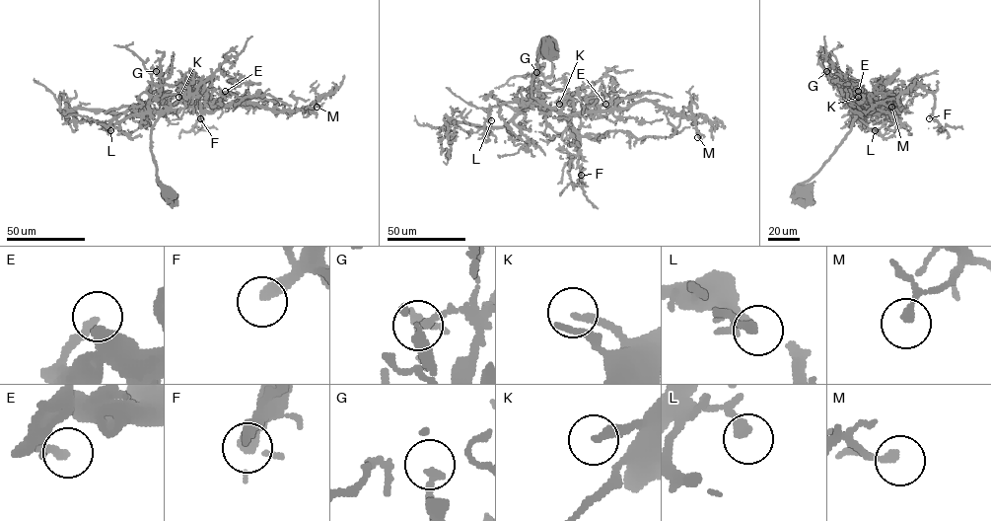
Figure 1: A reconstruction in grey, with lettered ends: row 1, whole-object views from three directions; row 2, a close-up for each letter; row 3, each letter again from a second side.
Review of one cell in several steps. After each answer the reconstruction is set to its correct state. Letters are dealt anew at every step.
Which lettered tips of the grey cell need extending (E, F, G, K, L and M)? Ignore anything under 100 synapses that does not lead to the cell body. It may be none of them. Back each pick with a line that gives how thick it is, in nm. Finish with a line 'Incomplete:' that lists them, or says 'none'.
F: 300 nm
Incomplete: F

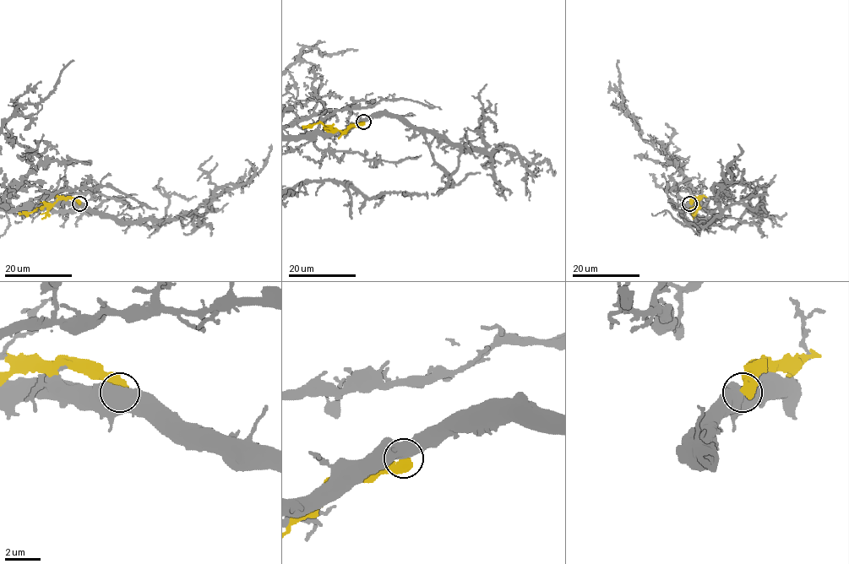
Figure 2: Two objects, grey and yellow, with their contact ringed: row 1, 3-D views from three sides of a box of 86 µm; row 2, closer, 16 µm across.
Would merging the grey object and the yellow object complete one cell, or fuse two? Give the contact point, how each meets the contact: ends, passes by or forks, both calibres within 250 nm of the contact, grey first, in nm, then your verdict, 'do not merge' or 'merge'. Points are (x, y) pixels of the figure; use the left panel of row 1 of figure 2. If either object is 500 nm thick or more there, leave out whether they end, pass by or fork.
place (79, 203); calibres 750 and 650 nm; do not merge

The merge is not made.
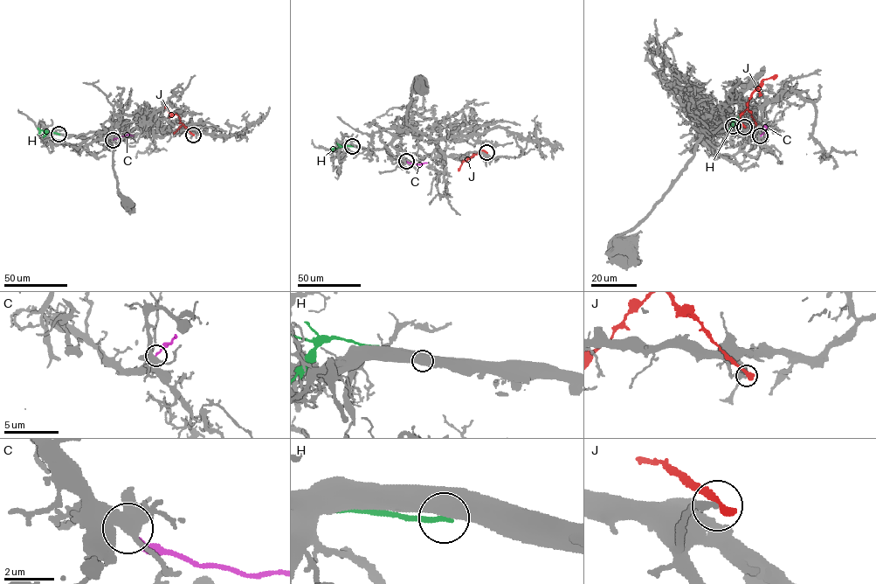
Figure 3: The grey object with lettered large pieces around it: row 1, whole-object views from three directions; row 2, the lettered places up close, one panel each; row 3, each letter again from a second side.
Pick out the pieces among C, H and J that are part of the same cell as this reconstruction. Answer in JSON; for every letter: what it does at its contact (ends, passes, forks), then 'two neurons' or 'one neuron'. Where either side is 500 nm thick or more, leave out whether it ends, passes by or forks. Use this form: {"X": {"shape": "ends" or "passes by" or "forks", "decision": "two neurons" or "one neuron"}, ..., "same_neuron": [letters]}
{"C": {"shape": "ends", "decision": "two neurons"}, "H": {"decision": "two neurons"}, "J": {"shape": "ends", "decision": "two neurons"}, "same_neuron": []}

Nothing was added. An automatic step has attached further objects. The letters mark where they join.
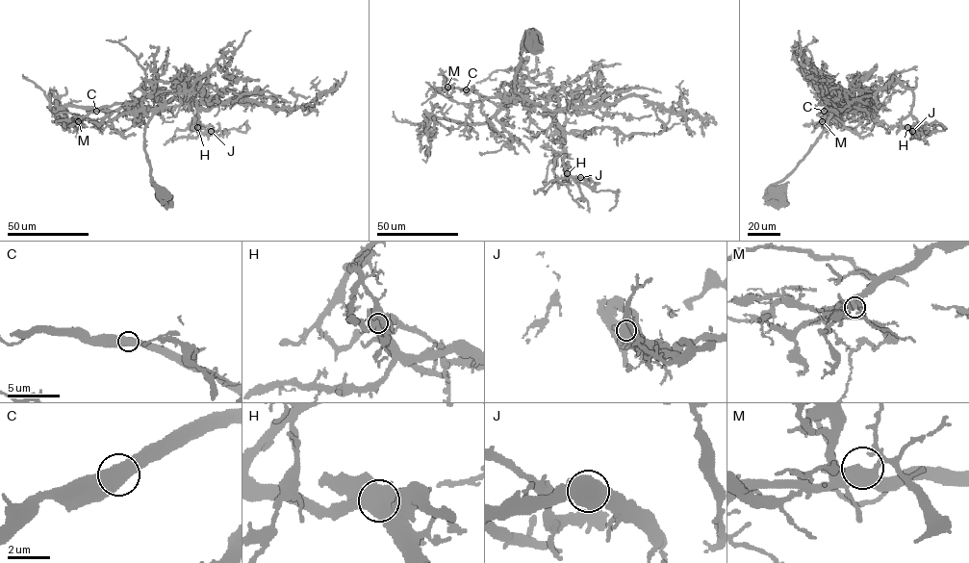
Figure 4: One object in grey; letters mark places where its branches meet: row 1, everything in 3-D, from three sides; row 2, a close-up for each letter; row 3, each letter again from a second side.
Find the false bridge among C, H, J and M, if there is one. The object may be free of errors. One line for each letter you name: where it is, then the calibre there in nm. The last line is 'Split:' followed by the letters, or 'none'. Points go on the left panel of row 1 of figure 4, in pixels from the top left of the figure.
H: place (197, 127); calibre 750 nm
Split: H

